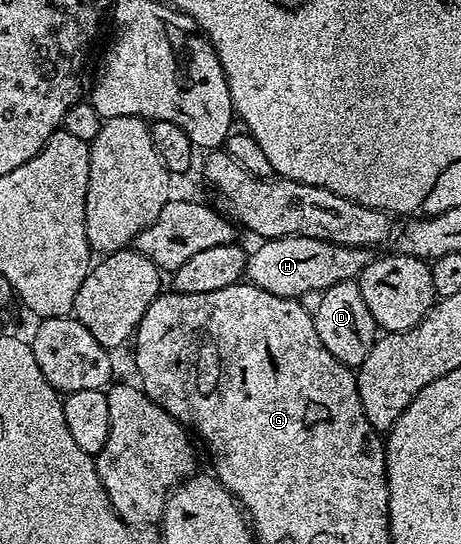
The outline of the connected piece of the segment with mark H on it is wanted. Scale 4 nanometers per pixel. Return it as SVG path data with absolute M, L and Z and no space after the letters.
M270 238L262 241L246 257L245 278L275 296L300 300L303 292L326 290L340 282L356 279L370 262L371 254L364 246L351 248L314 238Z

